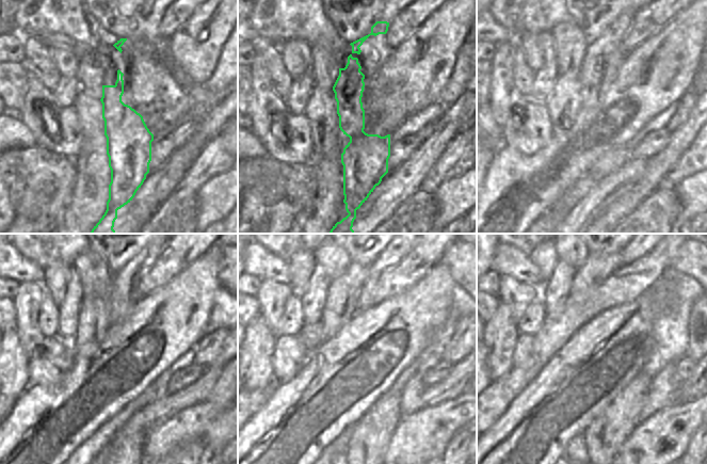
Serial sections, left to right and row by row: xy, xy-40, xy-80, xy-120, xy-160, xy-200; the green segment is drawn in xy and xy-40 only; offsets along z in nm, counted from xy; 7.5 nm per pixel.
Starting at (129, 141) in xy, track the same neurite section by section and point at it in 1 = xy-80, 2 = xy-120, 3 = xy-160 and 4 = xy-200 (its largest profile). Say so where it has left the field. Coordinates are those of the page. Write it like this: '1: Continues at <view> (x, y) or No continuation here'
1: Continues at xy-80 (591, 77)
2: Continues at xy-120 (147, 256)
3: Continues at xy-160 (390, 255)
4: Continues at xy-200 (629, 255).

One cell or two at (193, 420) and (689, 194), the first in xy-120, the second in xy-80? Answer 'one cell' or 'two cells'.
one cell

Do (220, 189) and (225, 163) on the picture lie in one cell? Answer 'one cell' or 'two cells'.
two cells

